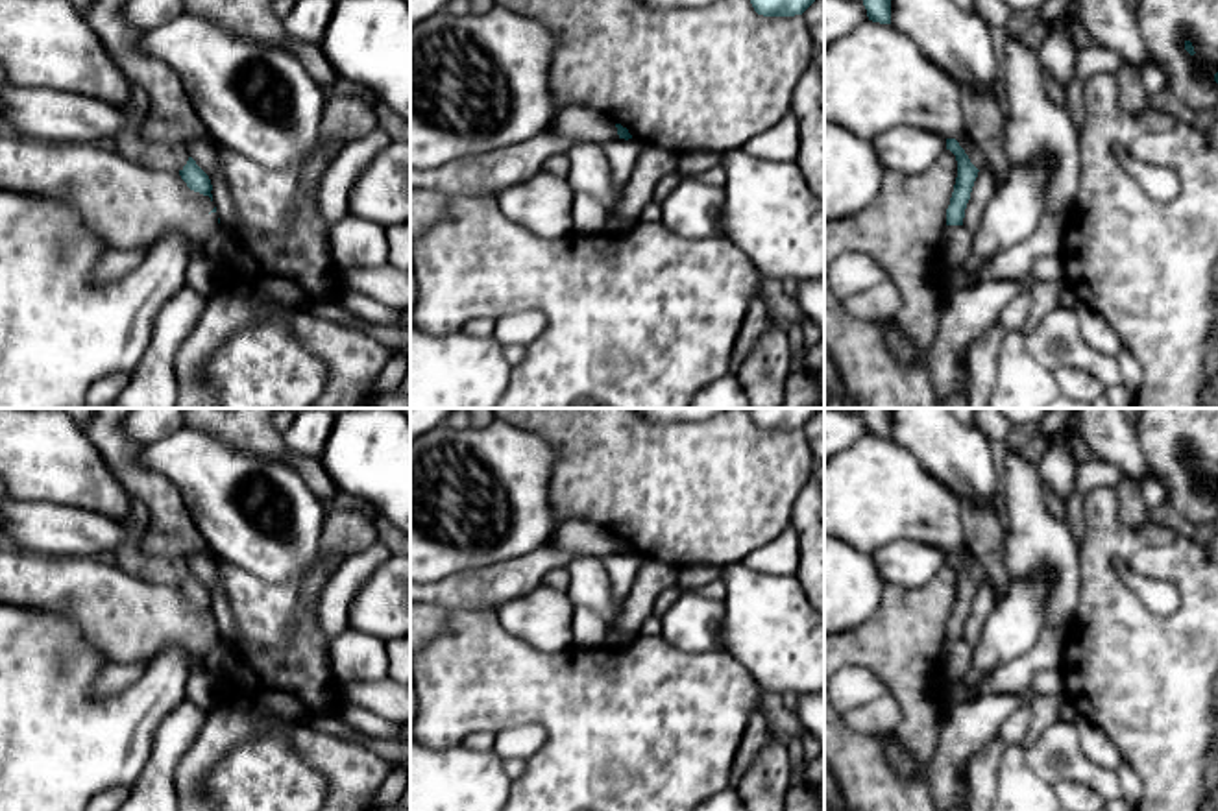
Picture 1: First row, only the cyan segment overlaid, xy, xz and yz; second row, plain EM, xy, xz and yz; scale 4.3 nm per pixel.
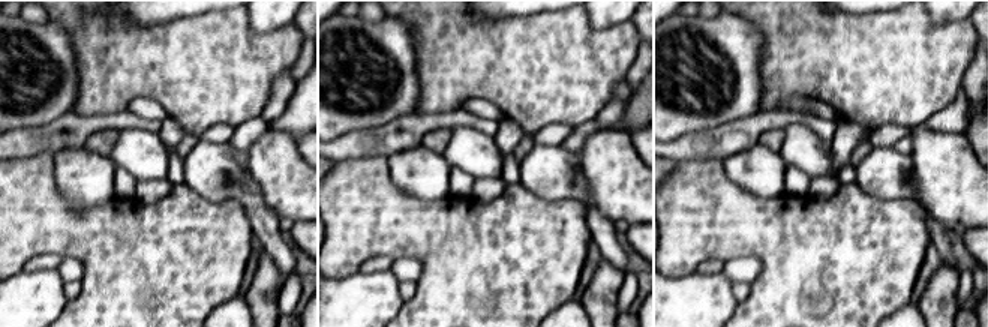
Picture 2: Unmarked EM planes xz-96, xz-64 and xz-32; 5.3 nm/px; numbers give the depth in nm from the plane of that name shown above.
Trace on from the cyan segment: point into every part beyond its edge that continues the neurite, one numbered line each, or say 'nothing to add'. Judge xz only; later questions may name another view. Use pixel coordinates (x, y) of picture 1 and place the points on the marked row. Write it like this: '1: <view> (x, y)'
nothing to add

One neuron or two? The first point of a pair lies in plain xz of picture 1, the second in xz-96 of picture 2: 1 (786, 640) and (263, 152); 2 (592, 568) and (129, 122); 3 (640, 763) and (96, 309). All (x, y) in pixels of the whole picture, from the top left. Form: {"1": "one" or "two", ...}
{"1": "one", "2": "two", "3": "one"}

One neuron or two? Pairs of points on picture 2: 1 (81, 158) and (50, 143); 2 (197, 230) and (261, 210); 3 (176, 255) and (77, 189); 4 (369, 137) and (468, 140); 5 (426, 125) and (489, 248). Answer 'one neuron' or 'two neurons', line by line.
1: two neurons
2: two neurons
3: two neurons
4: two neurons
5: two neurons

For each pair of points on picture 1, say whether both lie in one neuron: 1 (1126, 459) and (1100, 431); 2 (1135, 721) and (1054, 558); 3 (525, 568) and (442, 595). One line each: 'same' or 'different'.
1: same
2: different
3: same

